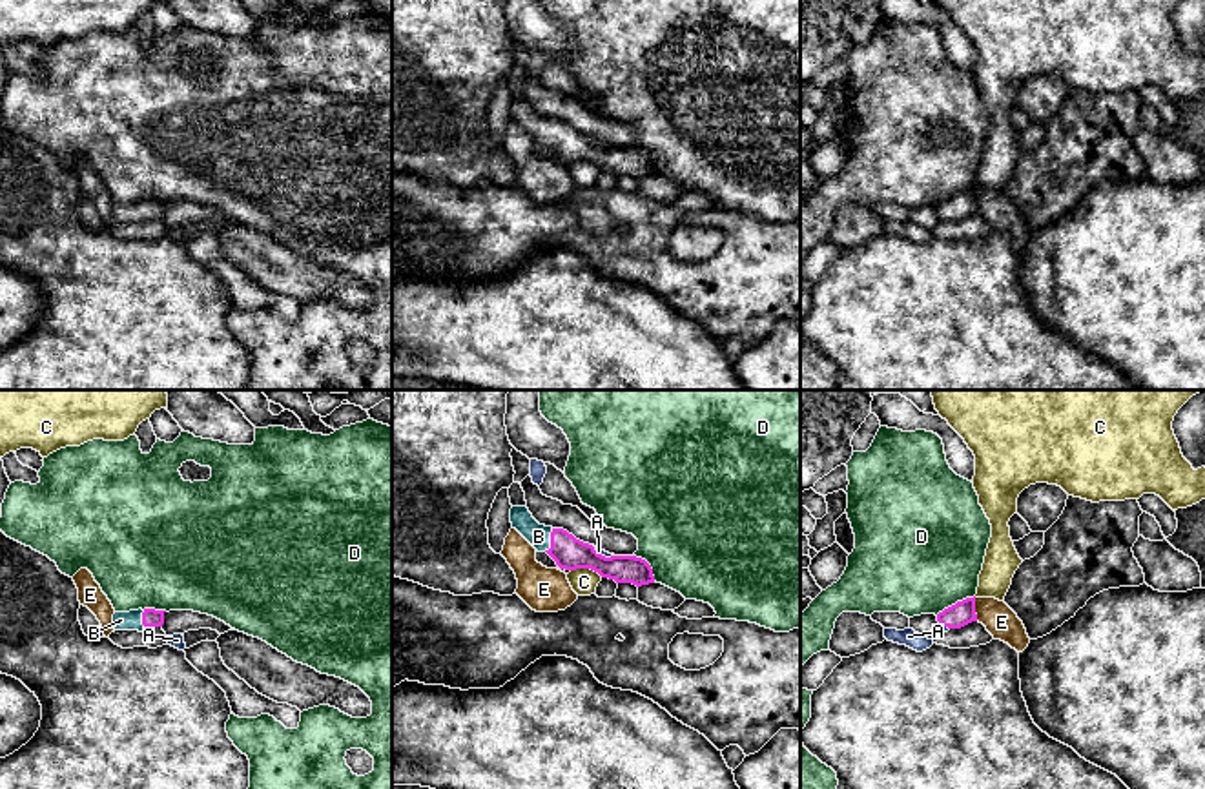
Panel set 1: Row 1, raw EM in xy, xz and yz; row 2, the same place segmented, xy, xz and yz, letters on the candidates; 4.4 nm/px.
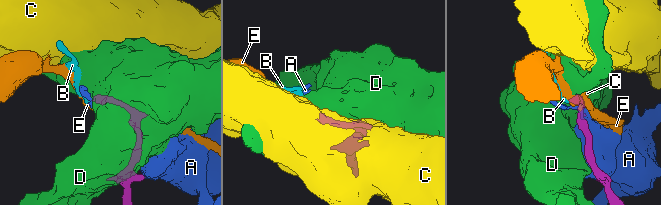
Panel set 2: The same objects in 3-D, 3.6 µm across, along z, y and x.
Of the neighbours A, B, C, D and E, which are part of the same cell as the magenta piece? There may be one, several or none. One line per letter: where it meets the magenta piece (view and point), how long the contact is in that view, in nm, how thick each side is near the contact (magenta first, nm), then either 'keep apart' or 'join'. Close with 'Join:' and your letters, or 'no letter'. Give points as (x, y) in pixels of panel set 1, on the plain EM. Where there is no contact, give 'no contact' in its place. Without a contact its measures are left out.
A: contact xz (600, 146); length 120 nm; calibres 140 and 20 nm; keep apart
B: contact xz (551, 133); length 110 nm; calibres 140 and 100 nm; join
C: contact xz (587, 159); length 150 nm; calibres 140 and 120 nm; keep apart
D: contact yz (956, 195); length 200 nm; calibres 110 and 500 nm; keep apart
E: contact yz (974, 201); length 110 nm; calibres 110 and 150 nm; keep apart
Join: B

